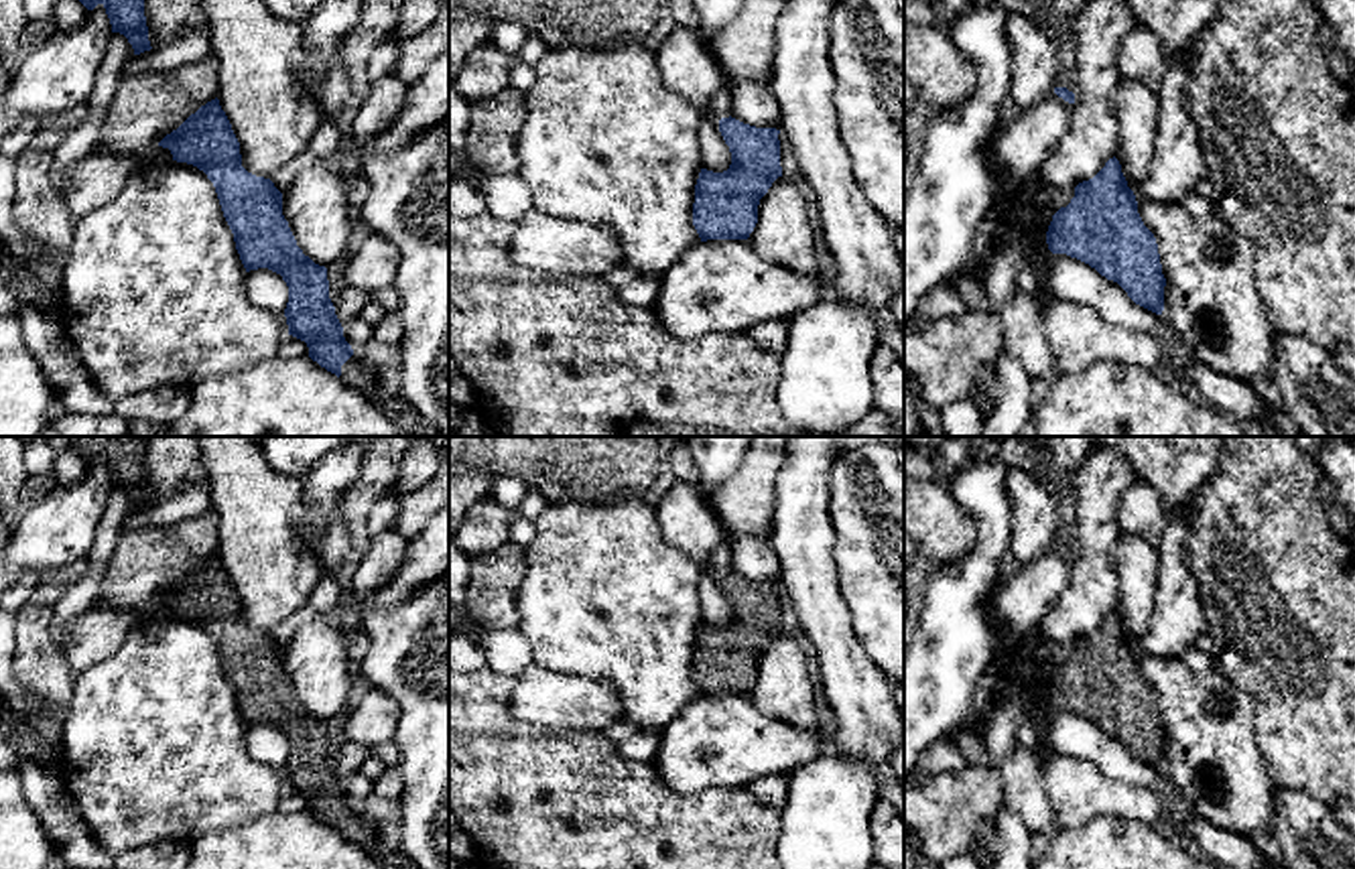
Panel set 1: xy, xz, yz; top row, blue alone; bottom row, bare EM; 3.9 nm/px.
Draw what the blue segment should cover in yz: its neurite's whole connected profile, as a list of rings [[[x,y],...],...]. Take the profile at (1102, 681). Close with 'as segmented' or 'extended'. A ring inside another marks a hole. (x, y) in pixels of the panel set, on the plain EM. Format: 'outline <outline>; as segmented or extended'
outline [[[1115,611],[1093,633],[1075,642],[1071,658],[1052,670],[1046,698],[1052,709],[1067,709],[1089,719],[1107,735],[1117,737],[1136,759],[1162,770],[1166,733],[1158,698],[1138,668],[1136,650]]]; as segmented

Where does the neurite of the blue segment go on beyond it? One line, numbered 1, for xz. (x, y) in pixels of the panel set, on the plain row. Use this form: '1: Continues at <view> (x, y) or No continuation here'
1: No continuation here

